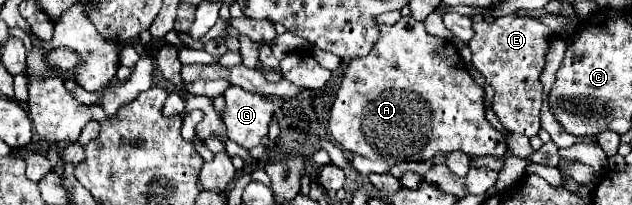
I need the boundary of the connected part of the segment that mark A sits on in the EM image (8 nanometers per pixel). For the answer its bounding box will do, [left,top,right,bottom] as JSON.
[330,17,504,161]

